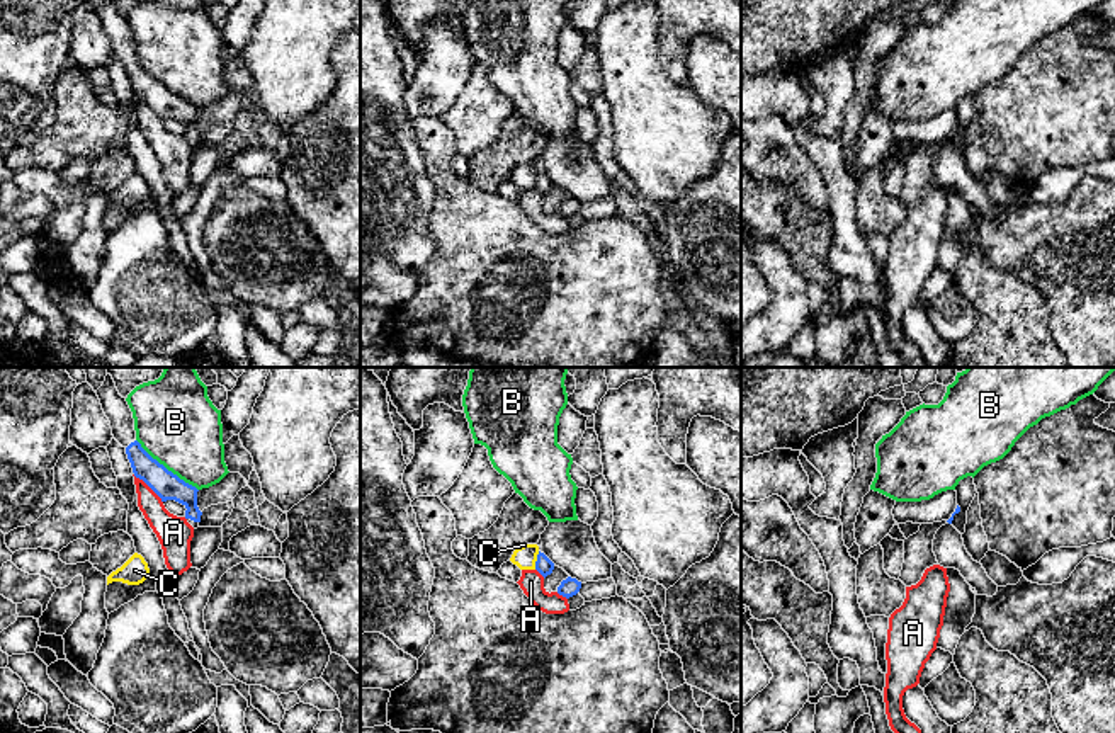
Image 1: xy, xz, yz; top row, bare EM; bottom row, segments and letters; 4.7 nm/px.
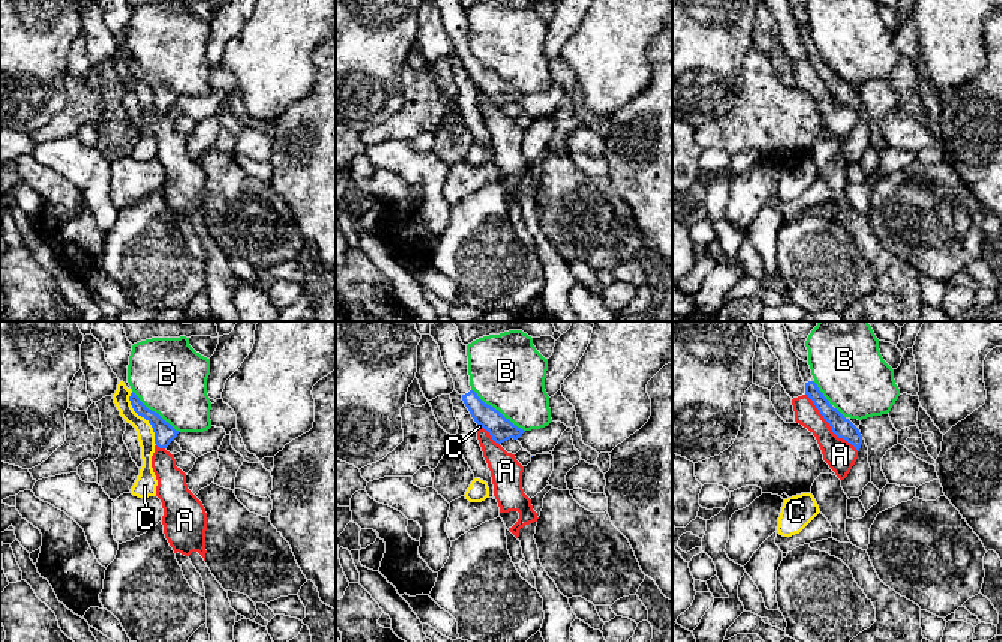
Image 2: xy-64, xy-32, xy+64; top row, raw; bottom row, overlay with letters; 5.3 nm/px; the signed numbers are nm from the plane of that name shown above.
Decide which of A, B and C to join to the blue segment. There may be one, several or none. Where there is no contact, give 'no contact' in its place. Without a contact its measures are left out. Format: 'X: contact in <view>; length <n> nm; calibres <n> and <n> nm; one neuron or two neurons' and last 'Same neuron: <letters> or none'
A: contact in xy; length 190 nm; calibres 130 and 150 nm; two neurons
B: contact in xy; length 380 nm; calibres 130 and 400 nm; two neurons
C: contact in xz; length 90 nm; calibres 80 and 110 nm; two neurons
Same neuron: none

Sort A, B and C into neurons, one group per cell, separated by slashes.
A / B / C

